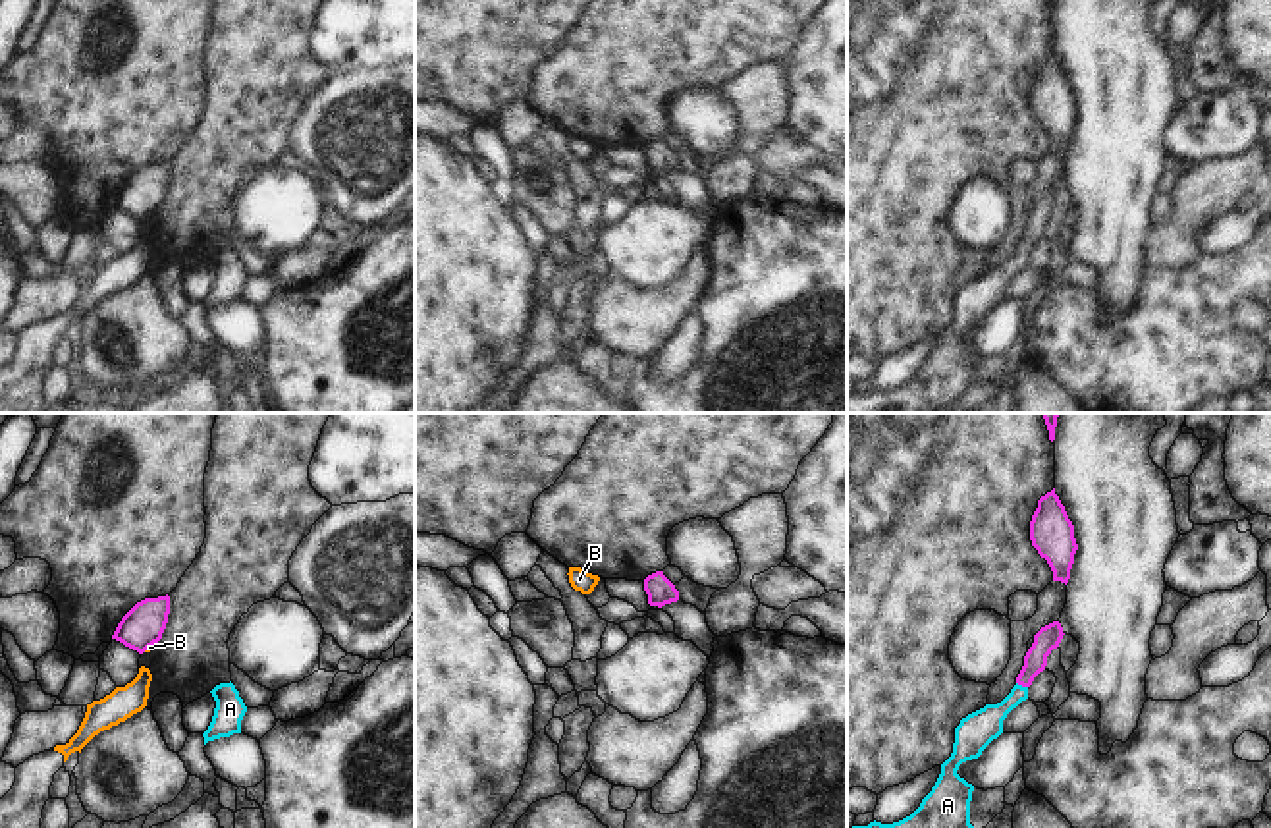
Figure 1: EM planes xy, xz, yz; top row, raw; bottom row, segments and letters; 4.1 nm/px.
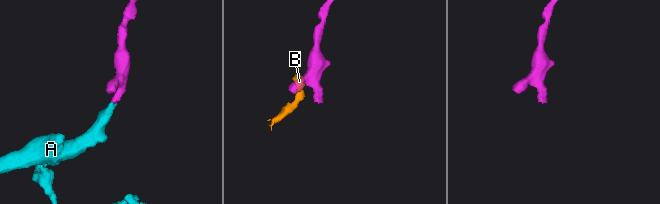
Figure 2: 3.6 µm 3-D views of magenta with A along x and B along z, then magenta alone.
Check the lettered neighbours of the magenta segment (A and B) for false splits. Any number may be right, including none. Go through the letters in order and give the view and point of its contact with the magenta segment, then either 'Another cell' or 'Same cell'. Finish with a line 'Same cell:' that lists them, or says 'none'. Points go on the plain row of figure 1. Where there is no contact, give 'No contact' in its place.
A: Touches magenta at yz (1023, 253). Same cell
B: Touches magenta at xy (145, 217). Another cell
Same cell: A.

